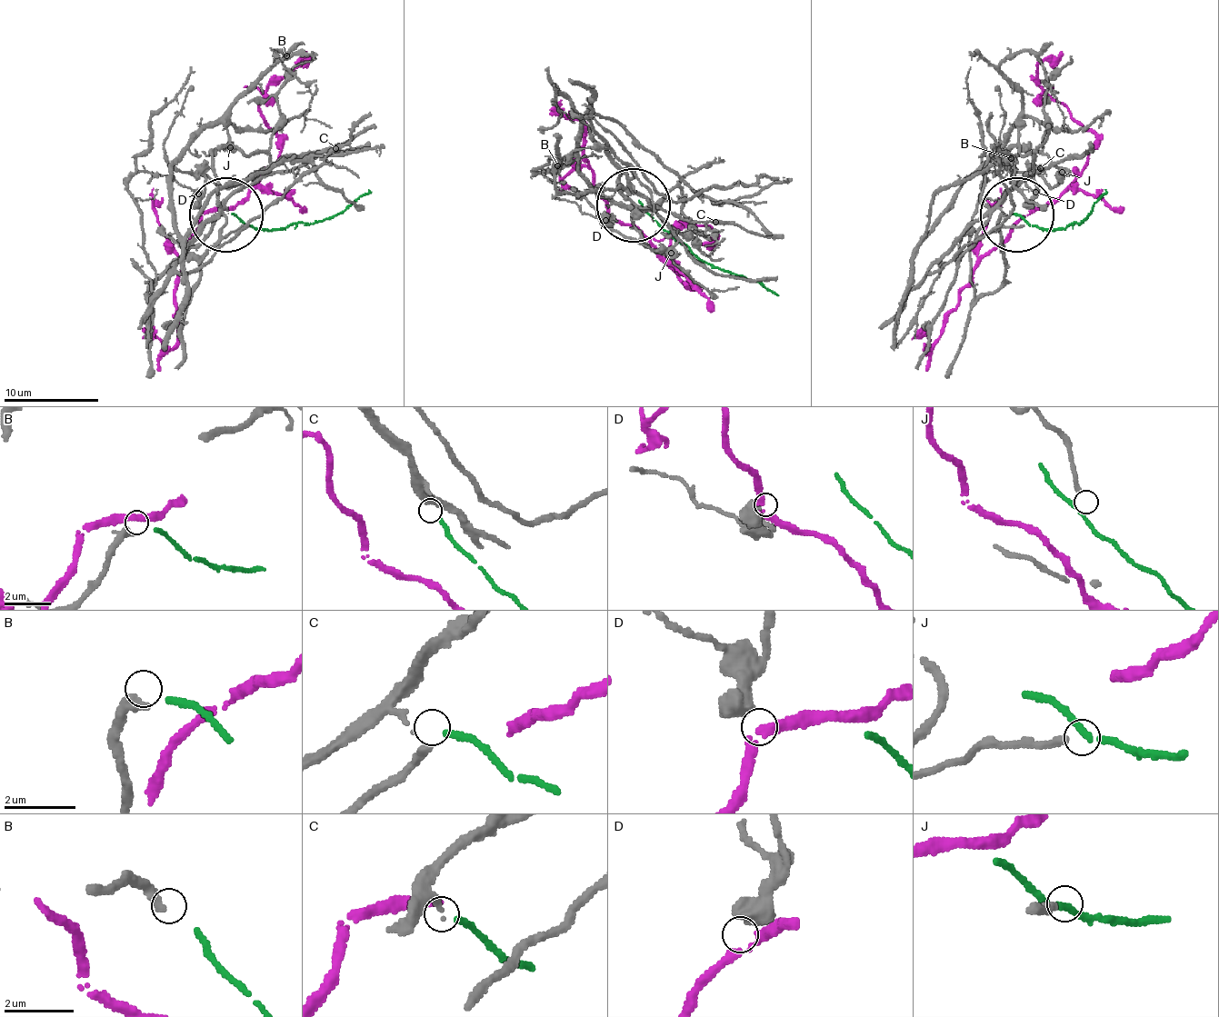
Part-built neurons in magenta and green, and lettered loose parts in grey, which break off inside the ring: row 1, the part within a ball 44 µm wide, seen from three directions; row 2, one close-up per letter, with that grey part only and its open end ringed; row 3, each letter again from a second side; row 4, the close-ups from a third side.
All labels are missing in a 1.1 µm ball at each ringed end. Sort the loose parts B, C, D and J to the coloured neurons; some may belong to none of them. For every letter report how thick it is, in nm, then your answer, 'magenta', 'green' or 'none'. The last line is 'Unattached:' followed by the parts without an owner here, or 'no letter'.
B: calibre 320 nm; none
C: calibre 130 nm; green
D: calibre 600 nm; magenta
J: calibre 200 nm; none
Unattached: B, J

